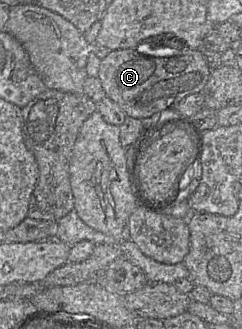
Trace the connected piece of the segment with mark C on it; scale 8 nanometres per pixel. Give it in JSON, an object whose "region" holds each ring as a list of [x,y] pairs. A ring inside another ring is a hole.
{"region":[[[160,34],[142,40],[134,48],[111,51],[100,62],[98,78],[106,96],[117,103],[128,117],[143,120],[163,110],[174,108],[191,94],[202,92],[210,73],[201,49],[189,48],[173,34]]]}

